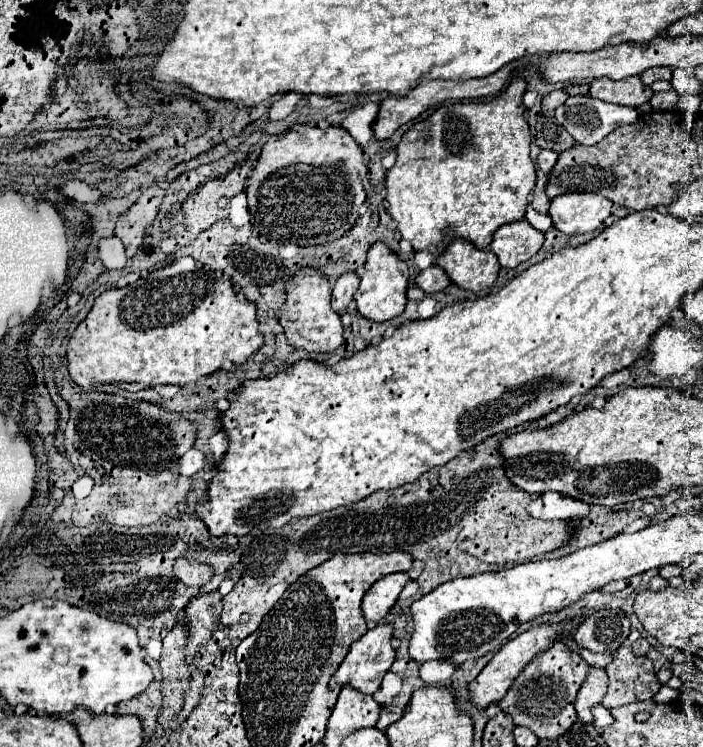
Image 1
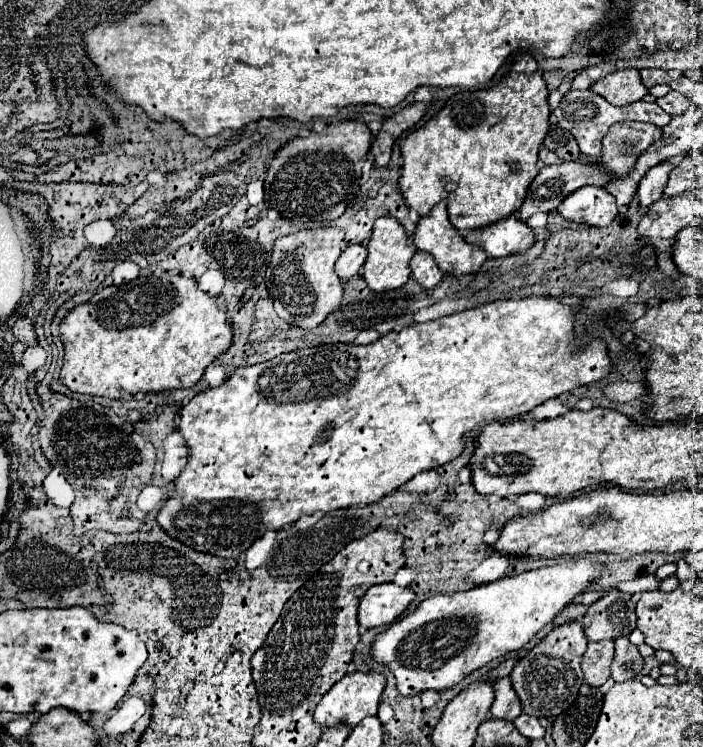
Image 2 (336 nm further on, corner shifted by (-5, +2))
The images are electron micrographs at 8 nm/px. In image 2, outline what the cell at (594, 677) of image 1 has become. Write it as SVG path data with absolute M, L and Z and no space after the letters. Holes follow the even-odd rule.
M598 641L588 643L588 649L582 657L582 671L584 679L590 687L600 687L610 677L610 663L614 655L614 641Z

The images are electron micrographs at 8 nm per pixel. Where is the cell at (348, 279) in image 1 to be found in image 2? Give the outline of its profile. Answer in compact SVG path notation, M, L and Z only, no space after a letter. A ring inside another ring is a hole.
M348 245L342 251L340 259L336 261L336 275L342 281L348 281L360 273L364 261L366 261L366 247L364 245Z

